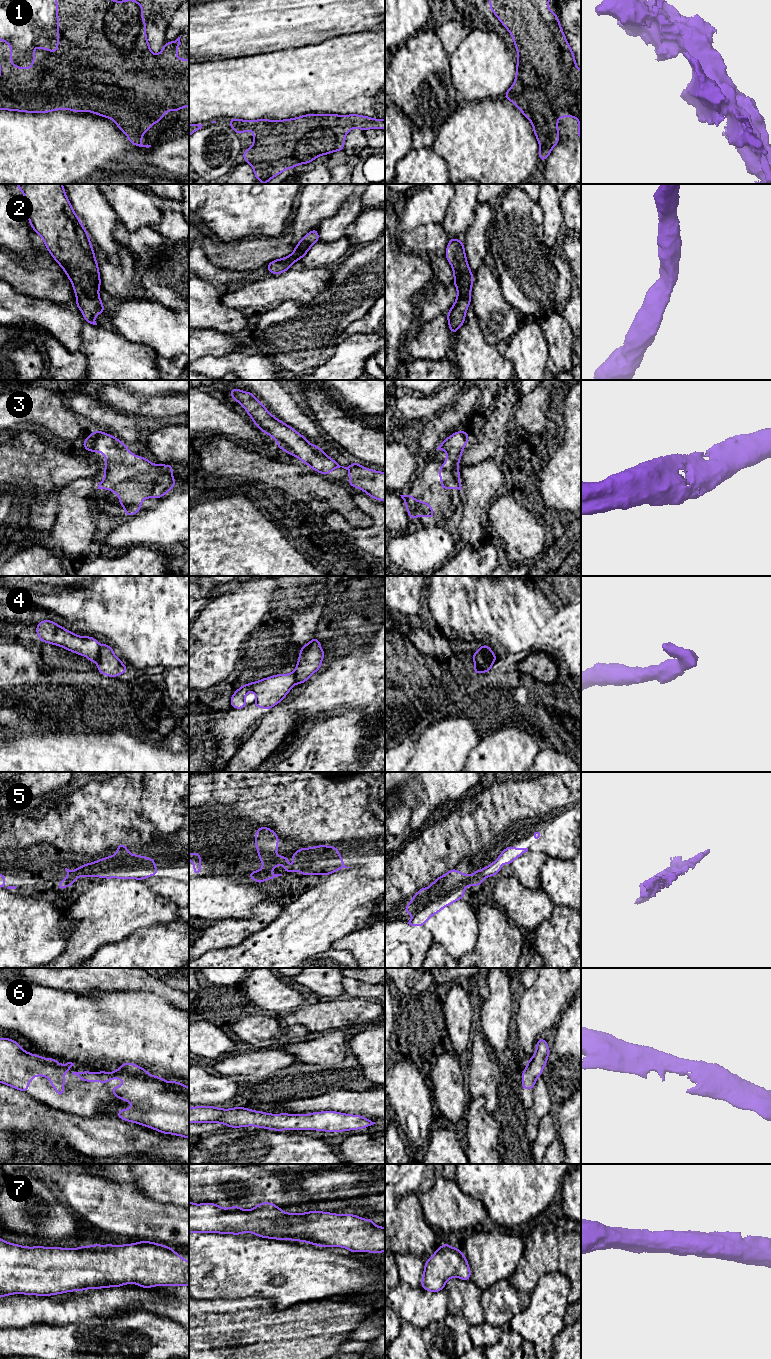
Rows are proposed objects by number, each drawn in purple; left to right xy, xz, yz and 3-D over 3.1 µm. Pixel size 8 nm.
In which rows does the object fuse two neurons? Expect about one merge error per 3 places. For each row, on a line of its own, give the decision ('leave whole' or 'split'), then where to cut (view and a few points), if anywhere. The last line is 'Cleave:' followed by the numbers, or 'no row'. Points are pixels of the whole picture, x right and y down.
1: leave whole; cut none
2: leave whole; cut none
3: leave whole; cut none
4: split; cut xy (99, 645), (96, 661)
5: split; cut xz (275, 857), (263, 867)
6: leave whole; cut none
7: leave whole; cut none
Cleave: 4, 5

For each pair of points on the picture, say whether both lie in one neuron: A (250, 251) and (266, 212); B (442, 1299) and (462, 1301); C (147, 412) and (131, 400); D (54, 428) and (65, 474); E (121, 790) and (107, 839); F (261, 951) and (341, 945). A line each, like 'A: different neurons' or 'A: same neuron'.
A: different neurons
B: different neurons
C: same neuron
D: different neurons
E: same neuron
F: different neurons

